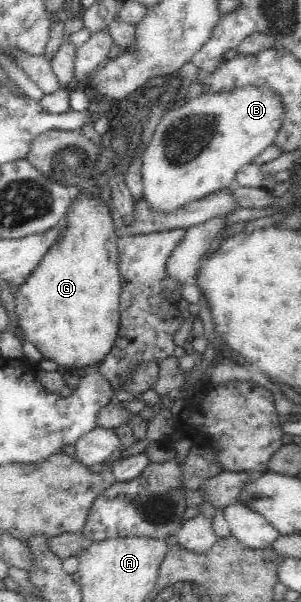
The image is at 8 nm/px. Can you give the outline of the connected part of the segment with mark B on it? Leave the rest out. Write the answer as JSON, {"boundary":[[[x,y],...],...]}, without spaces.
{"boundary":[[[244,86],[228,94],[205,93],[176,110],[169,109],[162,116],[142,156],[142,197],[149,208],[166,214],[173,213],[190,206],[190,202],[229,188],[242,166],[252,163],[257,154],[272,144],[285,116],[284,108],[282,98],[272,90]]]}

